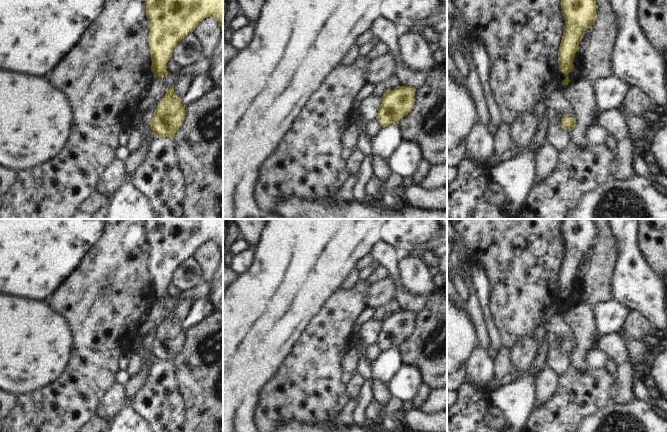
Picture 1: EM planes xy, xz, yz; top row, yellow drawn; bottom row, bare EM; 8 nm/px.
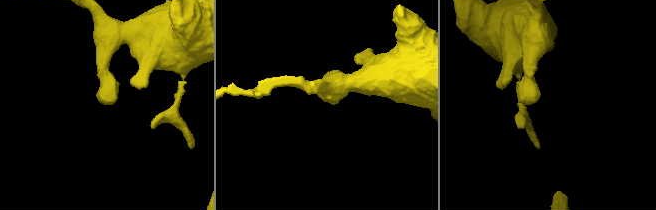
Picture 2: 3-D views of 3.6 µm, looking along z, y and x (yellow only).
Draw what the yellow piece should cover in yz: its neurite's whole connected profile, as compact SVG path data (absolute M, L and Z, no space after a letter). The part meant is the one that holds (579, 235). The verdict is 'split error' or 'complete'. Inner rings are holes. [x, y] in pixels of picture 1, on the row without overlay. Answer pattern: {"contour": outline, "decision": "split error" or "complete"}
{"contour": "M562 219L560 229L566 249L558 274L558 287L560 295L563 296L566 301L562 305L562 308L568 309L570 306L568 298L574 294L573 285L579 273L579 267L585 255L591 249L594 249L596 245L596 222L594 219Z", "decision": "complete"}

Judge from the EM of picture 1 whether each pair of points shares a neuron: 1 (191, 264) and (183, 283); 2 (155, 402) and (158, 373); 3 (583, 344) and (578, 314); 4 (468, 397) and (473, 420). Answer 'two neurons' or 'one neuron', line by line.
1: one neuron
2: one neuron
3: one neuron
4: one neuron

